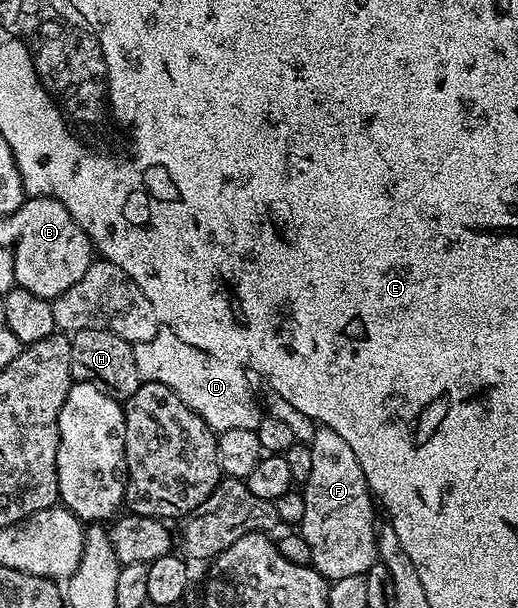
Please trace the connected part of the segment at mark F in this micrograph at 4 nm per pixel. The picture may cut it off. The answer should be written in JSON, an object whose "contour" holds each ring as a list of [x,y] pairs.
{"contour":[[[327,428],[317,429],[317,434],[310,438],[310,445],[312,448],[311,459],[313,460],[313,467],[310,471],[310,478],[307,482],[303,483],[302,493],[306,500],[306,513],[302,516],[298,532],[306,540],[306,544],[310,544],[310,556],[312,557],[311,567],[317,570],[318,573],[329,580],[335,580],[342,576],[358,576],[359,574],[367,575],[370,567],[378,561],[376,553],[376,531],[378,529],[378,521],[376,522],[376,510],[378,514],[378,506],[374,501],[372,492],[368,488],[368,481],[362,472],[362,464],[358,464],[358,456],[354,456],[354,451],[350,449],[350,444],[346,444],[346,440],[342,440],[342,436],[338,436],[338,432]]]}

